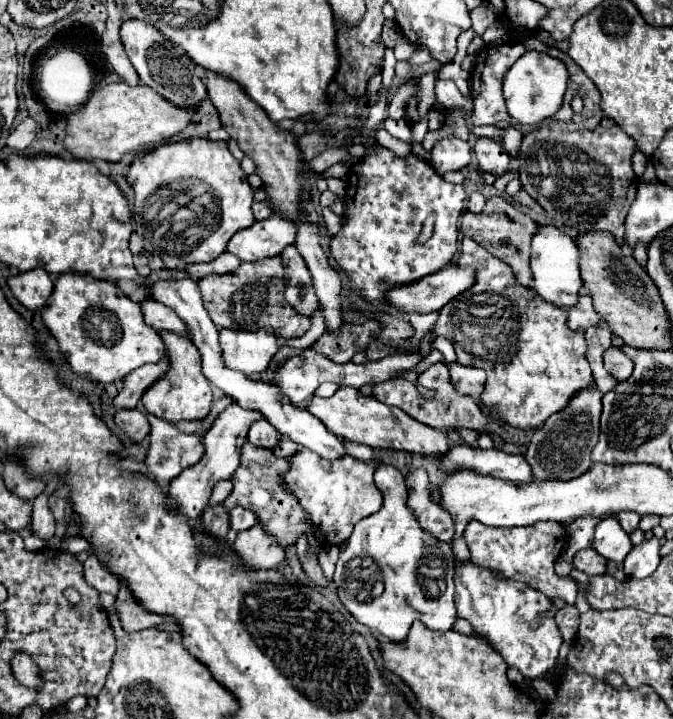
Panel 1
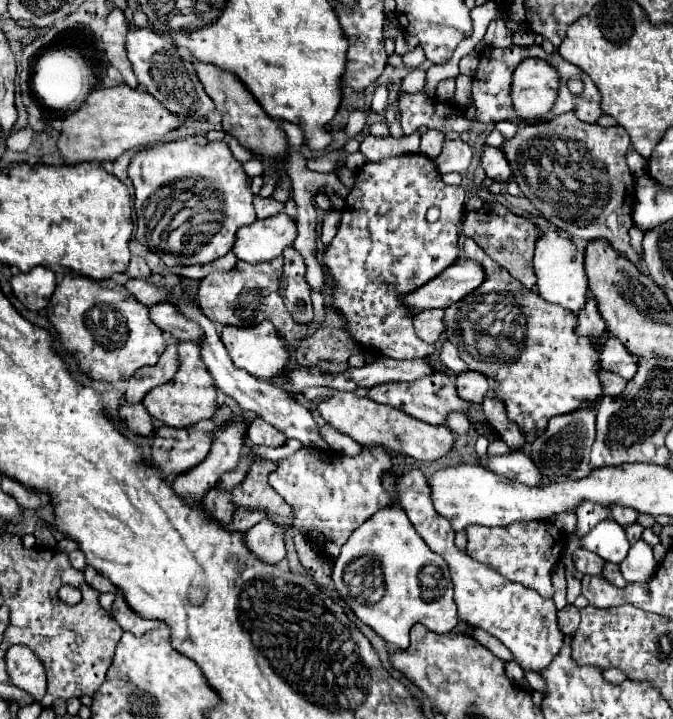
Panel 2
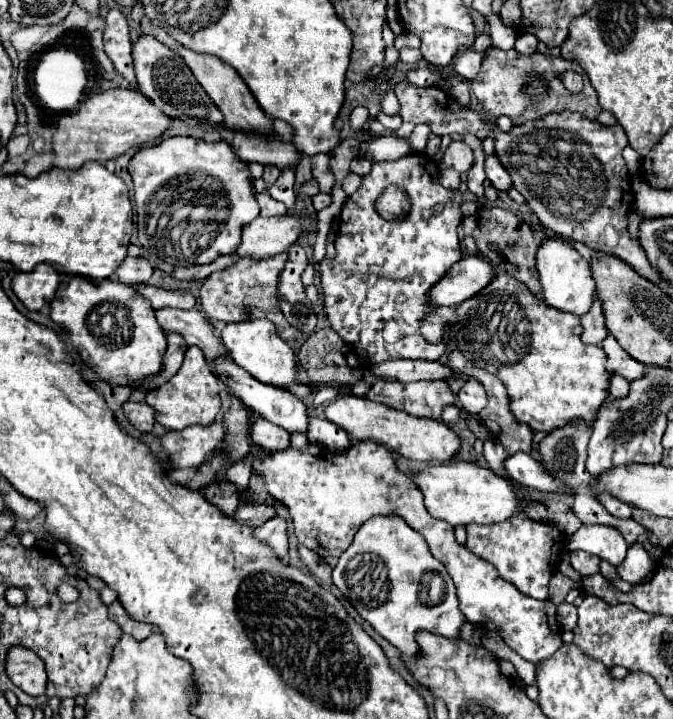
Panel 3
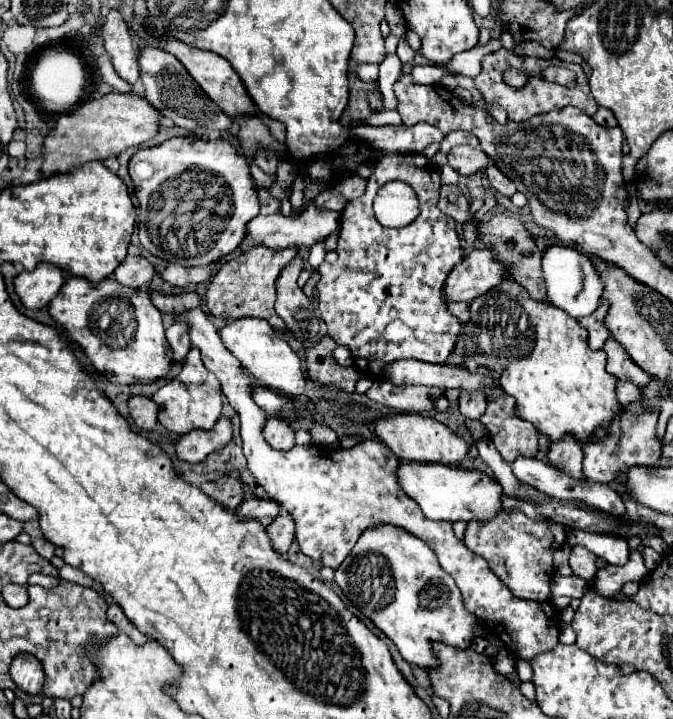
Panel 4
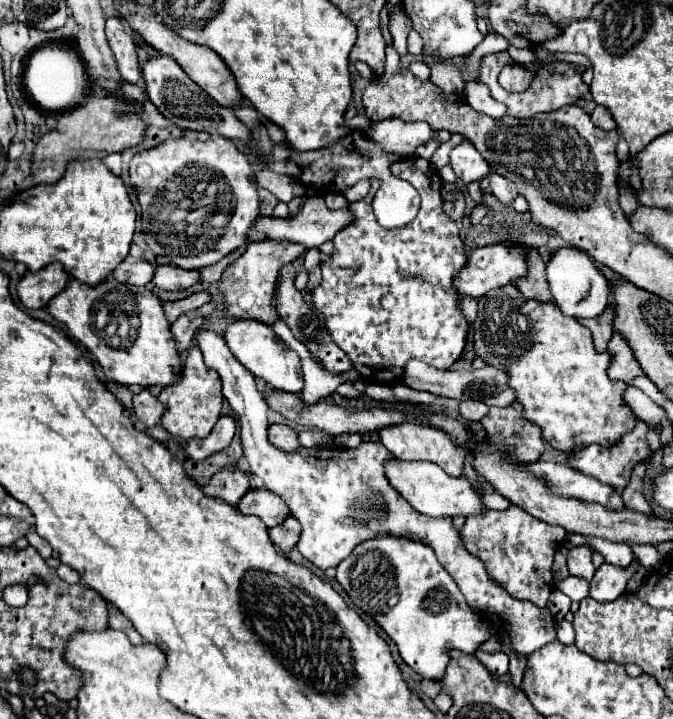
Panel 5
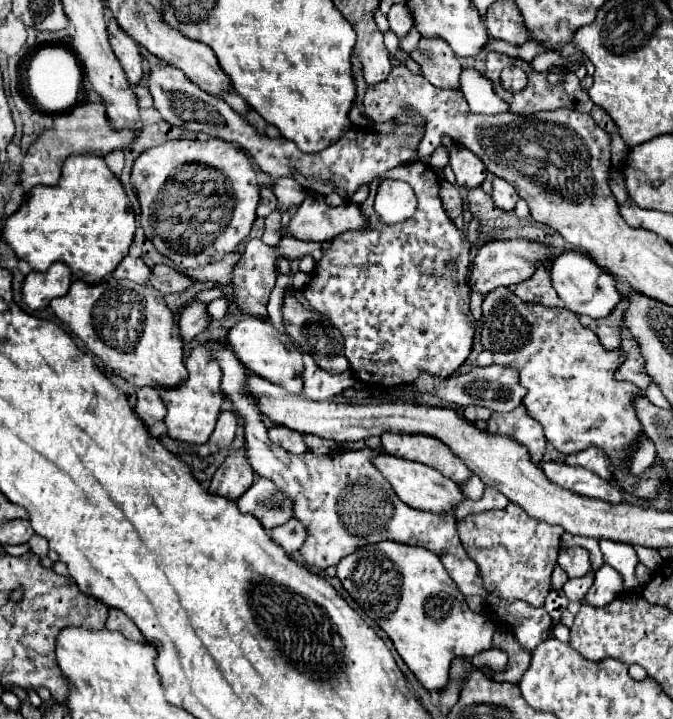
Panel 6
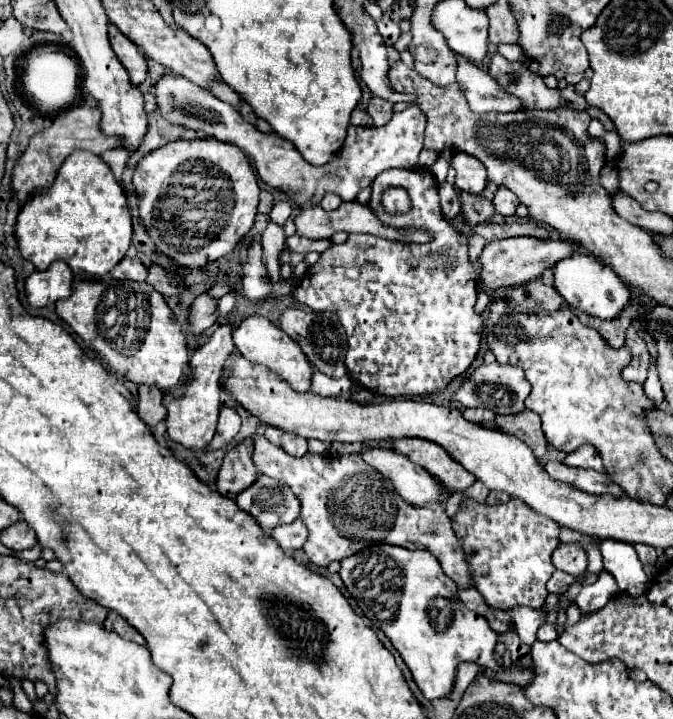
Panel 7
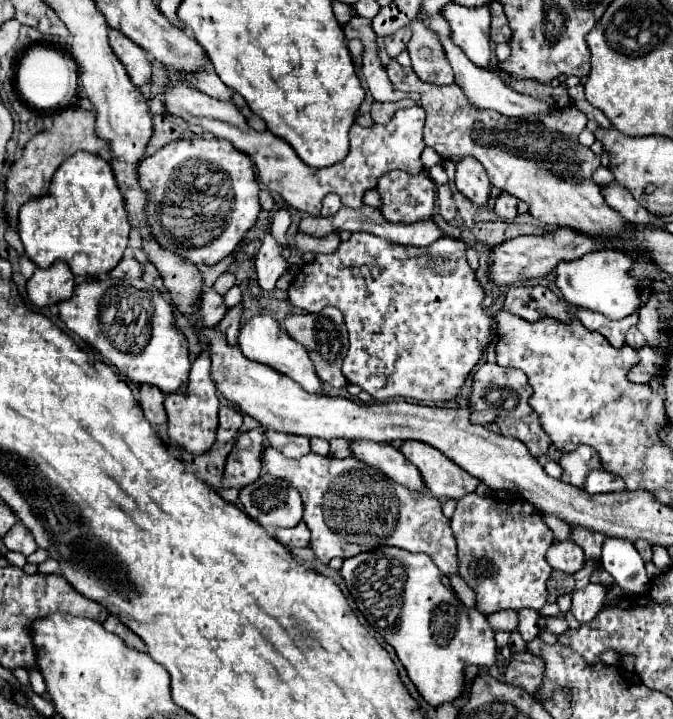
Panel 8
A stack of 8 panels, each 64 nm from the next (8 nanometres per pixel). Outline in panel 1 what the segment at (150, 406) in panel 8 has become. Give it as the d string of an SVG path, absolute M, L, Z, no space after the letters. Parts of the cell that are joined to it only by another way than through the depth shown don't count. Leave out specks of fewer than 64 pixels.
M132 410L132 412L116 412L114 416L116 426L120 426L120 430L134 442L142 442L148 432L150 432L150 424L146 420L146 416L140 410Z

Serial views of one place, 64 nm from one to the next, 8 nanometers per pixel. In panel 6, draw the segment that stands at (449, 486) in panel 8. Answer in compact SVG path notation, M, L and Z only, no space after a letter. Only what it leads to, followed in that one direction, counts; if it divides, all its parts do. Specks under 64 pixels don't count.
M384 432L382 448L392 456L438 468L444 476L448 476L450 480L456 480L458 484L466 482L466 478L470 476L466 464L458 456L454 456L442 440L434 436Z

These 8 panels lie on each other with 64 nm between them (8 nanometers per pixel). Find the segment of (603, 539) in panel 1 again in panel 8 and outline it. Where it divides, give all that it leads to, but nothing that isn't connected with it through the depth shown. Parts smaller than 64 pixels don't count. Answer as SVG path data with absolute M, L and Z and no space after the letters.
M606 538L602 546L602 568L628 594L644 594L650 588L644 562L632 542Z

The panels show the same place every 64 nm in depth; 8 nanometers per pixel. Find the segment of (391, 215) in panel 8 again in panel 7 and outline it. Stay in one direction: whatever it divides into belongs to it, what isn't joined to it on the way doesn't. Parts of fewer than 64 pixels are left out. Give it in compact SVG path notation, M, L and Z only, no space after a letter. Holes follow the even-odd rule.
M386 170L376 176L372 184L372 196L366 204L382 224L390 228L408 228L408 230L426 230L432 240L426 244L384 240L378 236L350 234L344 244L332 244L320 260L310 266L306 276L294 288L294 298L316 312L336 312L340 324L348 336L348 356L346 368L350 378L360 382L364 388L374 390L384 396L414 396L414 394L434 394L442 392L444 386L454 378L466 372L472 364L482 334L482 318L474 312L476 304L476 280L478 274L468 260L468 246L462 244L462 236L452 228L444 218L438 198L438 184L430 170ZM386 186L404 186L412 200L412 210L404 216L390 216L380 206L380 192ZM428 256L442 256L440 262L432 264L432 272L438 272L438 282L424 282L422 260Z

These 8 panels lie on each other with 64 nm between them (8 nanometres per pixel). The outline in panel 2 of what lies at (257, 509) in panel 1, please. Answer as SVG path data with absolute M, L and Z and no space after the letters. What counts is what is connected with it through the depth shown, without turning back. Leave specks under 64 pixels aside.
M256 456L250 464L250 470L234 490L232 504L244 508L264 508L268 518L282 530L292 528L292 506L270 486L268 476L276 470L276 462Z

